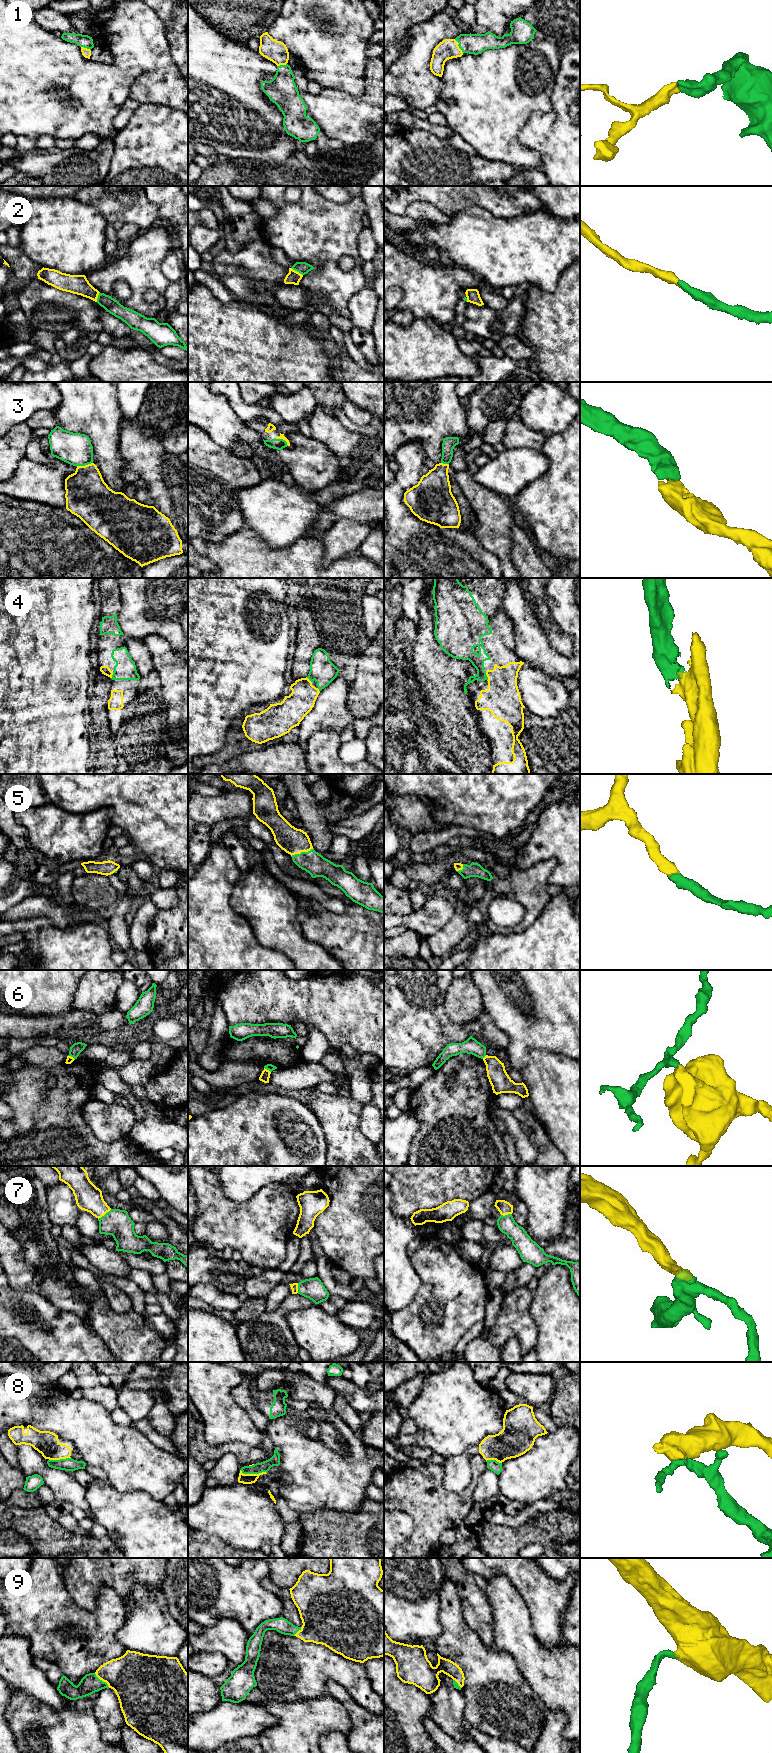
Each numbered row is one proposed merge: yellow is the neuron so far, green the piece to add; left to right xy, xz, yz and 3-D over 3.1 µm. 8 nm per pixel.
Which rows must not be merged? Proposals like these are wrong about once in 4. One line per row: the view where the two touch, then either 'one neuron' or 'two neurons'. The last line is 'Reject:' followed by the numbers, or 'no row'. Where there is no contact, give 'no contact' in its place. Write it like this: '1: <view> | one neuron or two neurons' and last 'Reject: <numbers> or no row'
1: xy | one neuron
2: xz | one neuron
3: xy | one neuron
4: yz | one neuron
5: xz | one neuron
6: xz | two neurons
7: xy | one neuron
8: xz | two neurons
9: xy | one neuron
Reject: 6, 8

